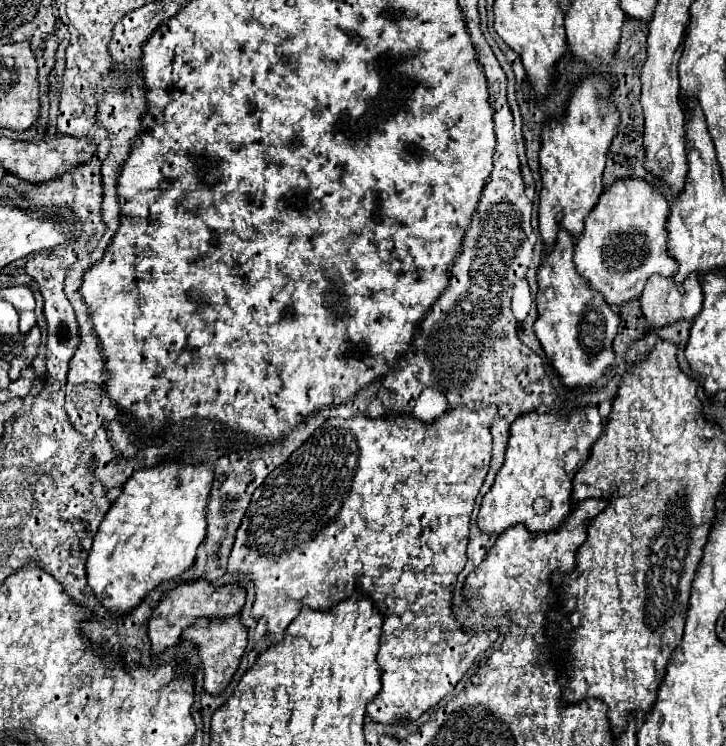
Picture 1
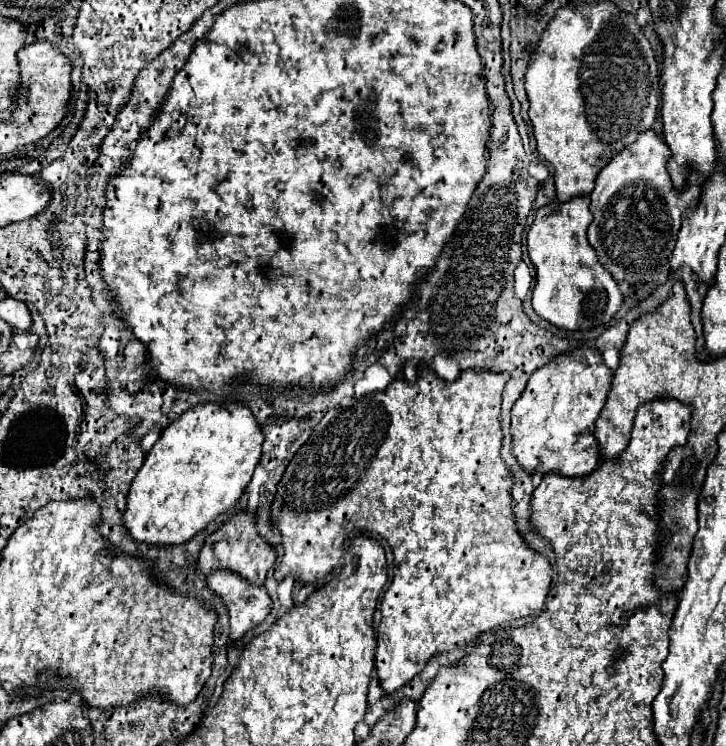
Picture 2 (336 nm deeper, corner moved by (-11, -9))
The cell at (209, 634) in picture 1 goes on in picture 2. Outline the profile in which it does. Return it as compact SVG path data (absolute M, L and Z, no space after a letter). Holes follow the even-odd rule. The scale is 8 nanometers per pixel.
M217 571L207 579L207 585L229 611L229 641L237 641L247 631L259 627L271 611L271 599L265 587L251 587L235 573Z

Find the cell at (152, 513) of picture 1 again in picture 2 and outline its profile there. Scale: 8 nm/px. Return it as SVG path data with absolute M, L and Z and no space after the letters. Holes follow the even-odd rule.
M205 403L197 405L177 417L169 427L161 431L159 441L147 453L143 467L135 475L129 495L127 507L123 513L123 525L131 533L131 537L139 543L155 545L155 547L169 547L169 545L183 545L195 535L199 535L209 523L213 523L219 515L233 509L239 497L245 491L245 485L251 481L253 471L261 457L261 443L263 433L259 423L255 421L253 413L239 405L215 405Z

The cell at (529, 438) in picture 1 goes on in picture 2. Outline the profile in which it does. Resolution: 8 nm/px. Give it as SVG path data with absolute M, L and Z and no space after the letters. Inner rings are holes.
M575 349L537 369L511 411L511 453L519 467L529 475L591 475L599 463L593 425L607 403L611 379L611 371L595 349Z

